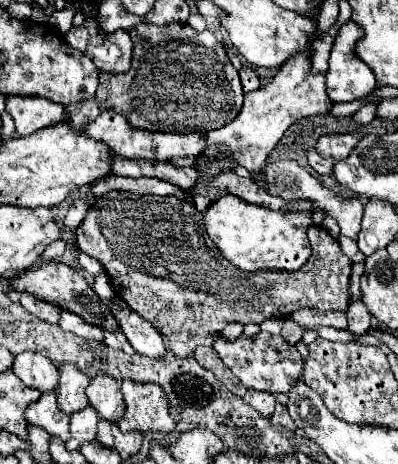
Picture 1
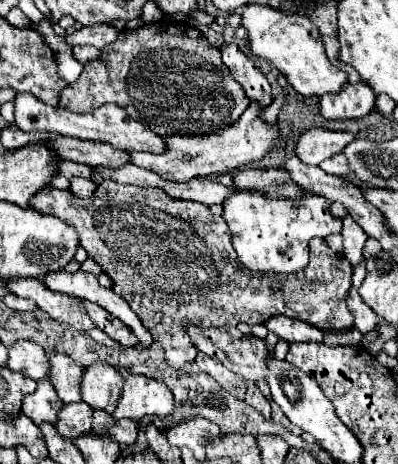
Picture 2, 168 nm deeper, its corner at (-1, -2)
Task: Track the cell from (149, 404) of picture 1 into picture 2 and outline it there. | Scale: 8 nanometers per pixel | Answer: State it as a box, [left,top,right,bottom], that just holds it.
[113,369,173,421]

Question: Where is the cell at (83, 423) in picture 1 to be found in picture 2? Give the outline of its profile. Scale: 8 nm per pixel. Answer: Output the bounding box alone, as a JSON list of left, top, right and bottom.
[55,401,93,439]

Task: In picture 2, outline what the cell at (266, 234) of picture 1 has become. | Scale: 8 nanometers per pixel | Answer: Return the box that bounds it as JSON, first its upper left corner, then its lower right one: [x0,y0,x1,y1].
[223,189,341,273]

